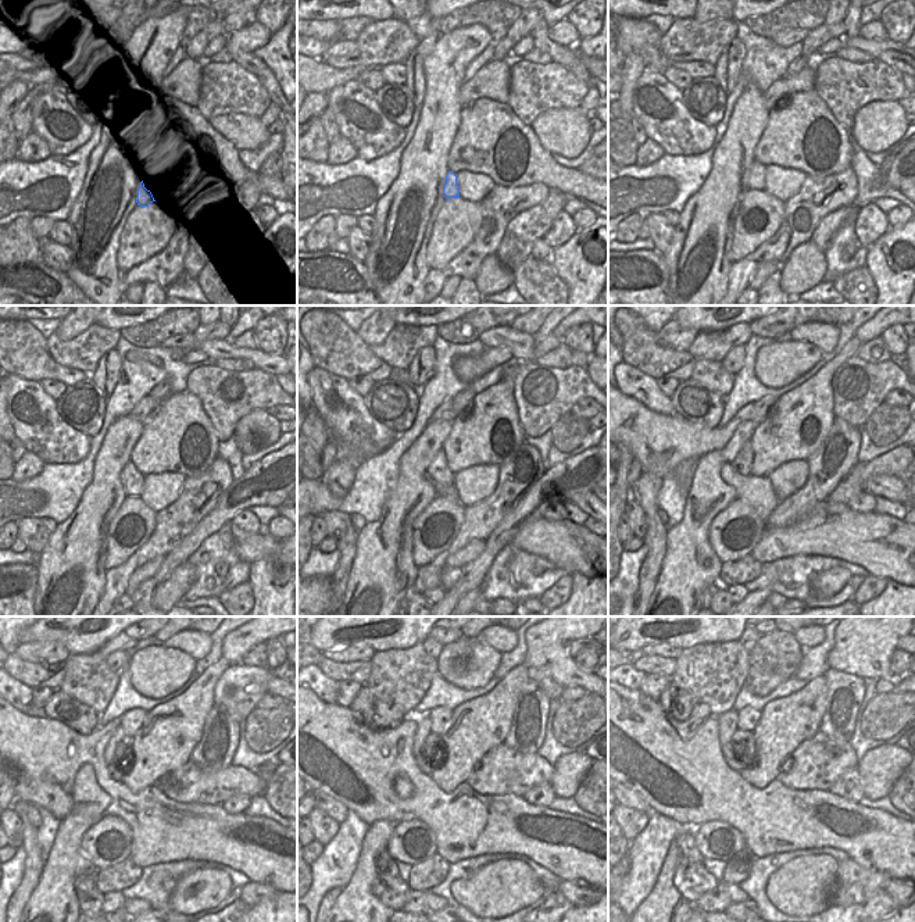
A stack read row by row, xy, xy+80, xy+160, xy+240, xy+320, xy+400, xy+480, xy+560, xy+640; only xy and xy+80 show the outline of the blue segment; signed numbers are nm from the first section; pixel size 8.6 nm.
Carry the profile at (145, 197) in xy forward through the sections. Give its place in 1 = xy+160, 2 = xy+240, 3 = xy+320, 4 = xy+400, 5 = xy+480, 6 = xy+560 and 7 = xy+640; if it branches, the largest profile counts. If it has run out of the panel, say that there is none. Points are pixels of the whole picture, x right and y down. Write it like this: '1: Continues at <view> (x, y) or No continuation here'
1: Continues at xy+160 (757, 172)
2: Continues at xy+240 (132, 481)
3: Continues at xy+320 (438, 471)
4: Continues at xy+400 (742, 464)
5: Continues at xy+480 (121, 764)
6: Continues at xy+560 (426, 761)
7: Continues at xy+640 (736, 751)

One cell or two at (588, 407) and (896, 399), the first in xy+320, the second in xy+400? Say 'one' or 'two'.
one

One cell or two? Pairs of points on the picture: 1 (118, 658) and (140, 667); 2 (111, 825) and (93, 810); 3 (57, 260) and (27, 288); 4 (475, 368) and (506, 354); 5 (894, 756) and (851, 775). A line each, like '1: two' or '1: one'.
1: two
2: two
3: two
4: one
5: two

